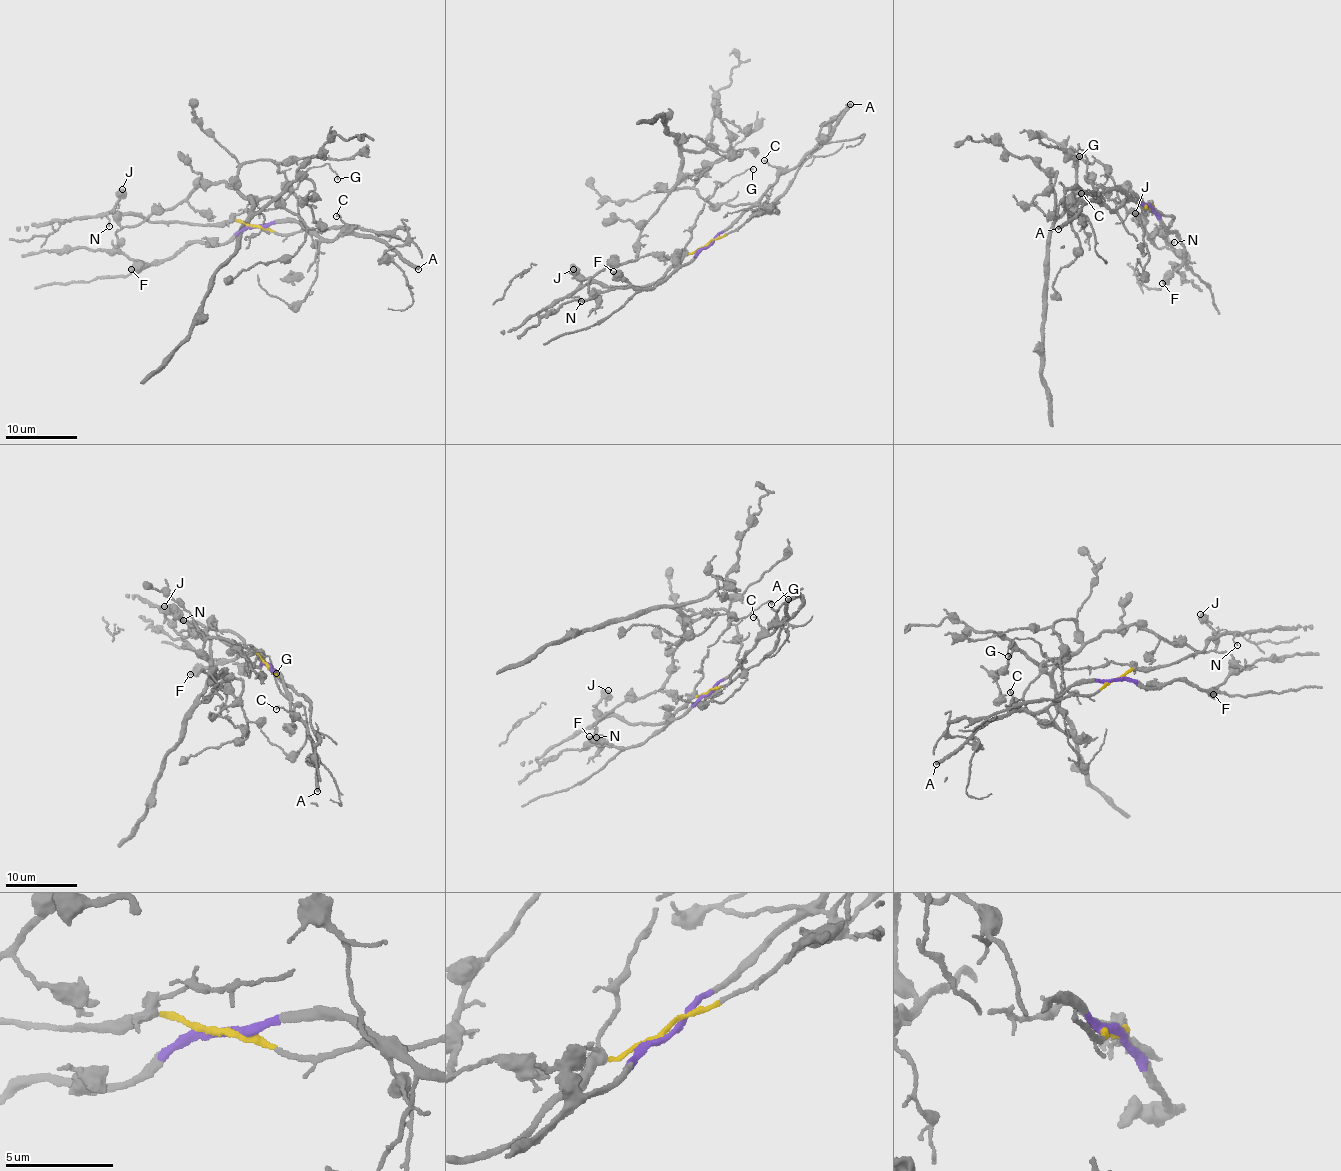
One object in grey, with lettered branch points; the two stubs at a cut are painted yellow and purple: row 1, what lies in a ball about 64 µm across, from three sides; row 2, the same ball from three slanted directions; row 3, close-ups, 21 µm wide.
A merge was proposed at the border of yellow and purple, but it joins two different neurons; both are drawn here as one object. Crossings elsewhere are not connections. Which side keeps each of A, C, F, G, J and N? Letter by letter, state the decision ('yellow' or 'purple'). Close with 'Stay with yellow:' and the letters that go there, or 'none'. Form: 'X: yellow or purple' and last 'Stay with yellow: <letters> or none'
A: purple
C: purple
F: purple
G: yellow
J: yellow
N: yellow
Stay with yellow: G, J, N

